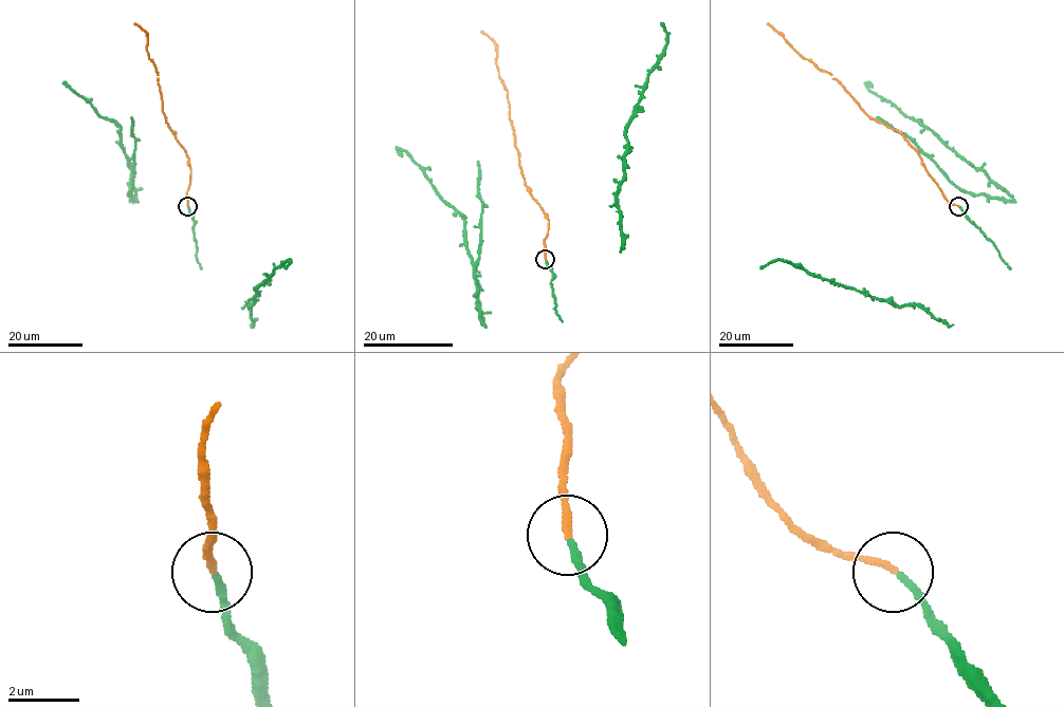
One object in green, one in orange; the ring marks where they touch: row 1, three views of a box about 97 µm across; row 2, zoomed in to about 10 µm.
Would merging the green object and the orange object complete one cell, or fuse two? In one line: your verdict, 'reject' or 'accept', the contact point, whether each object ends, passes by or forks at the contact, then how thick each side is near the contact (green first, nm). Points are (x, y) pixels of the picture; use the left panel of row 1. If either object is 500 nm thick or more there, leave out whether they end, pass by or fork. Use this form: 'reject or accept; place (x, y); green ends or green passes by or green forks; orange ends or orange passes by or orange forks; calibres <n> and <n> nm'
accept; place (187, 206); green ends; orange ends; calibres 200 and 200 nm

